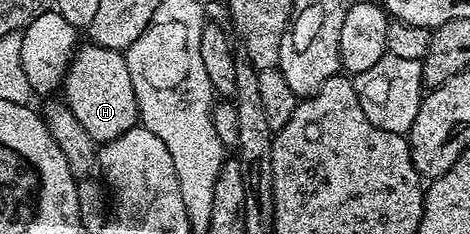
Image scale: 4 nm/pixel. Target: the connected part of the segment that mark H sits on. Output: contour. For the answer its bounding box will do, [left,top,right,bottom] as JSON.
[64,44,139,144]

